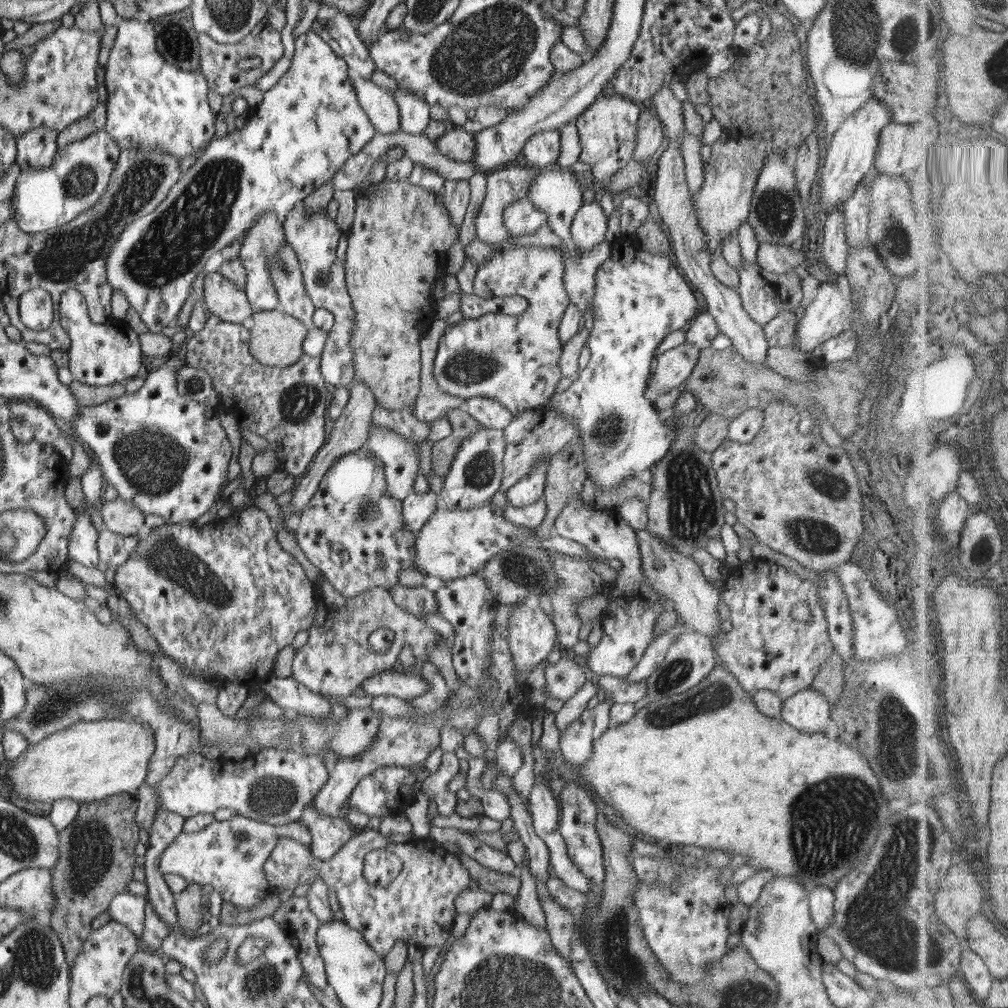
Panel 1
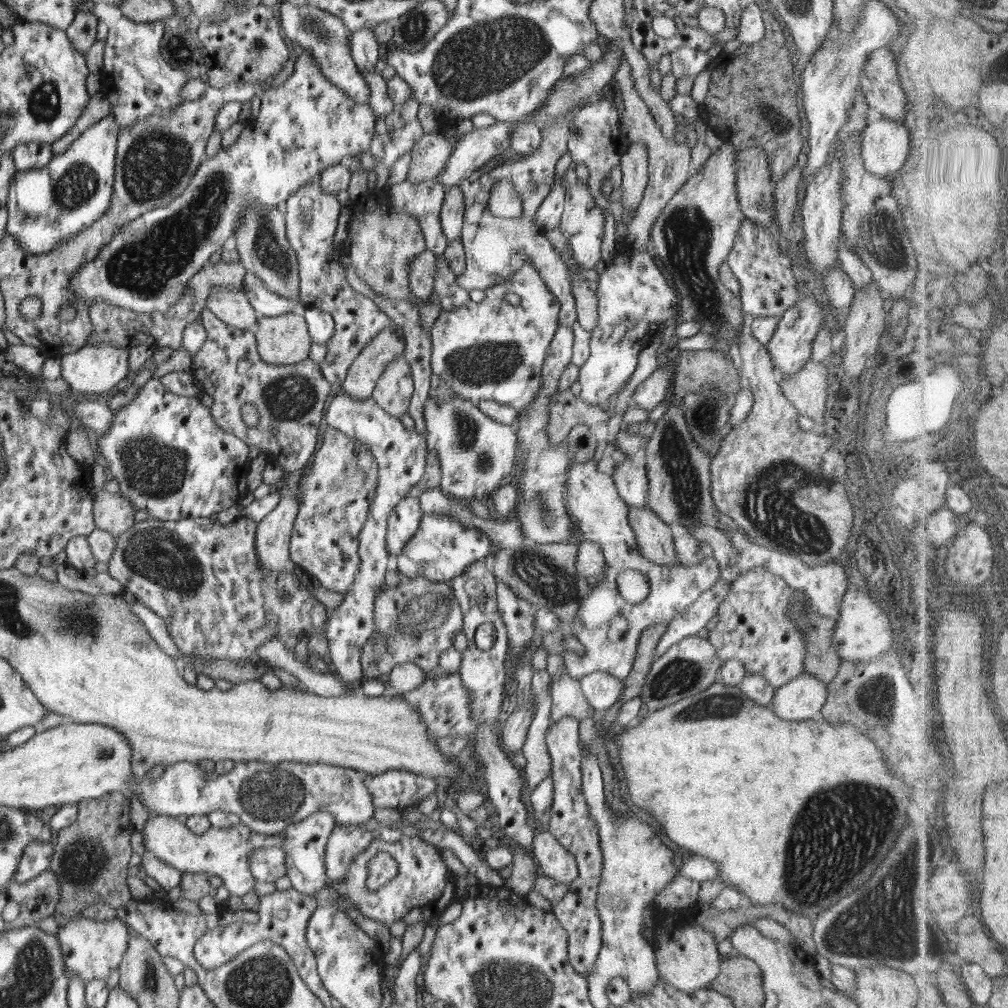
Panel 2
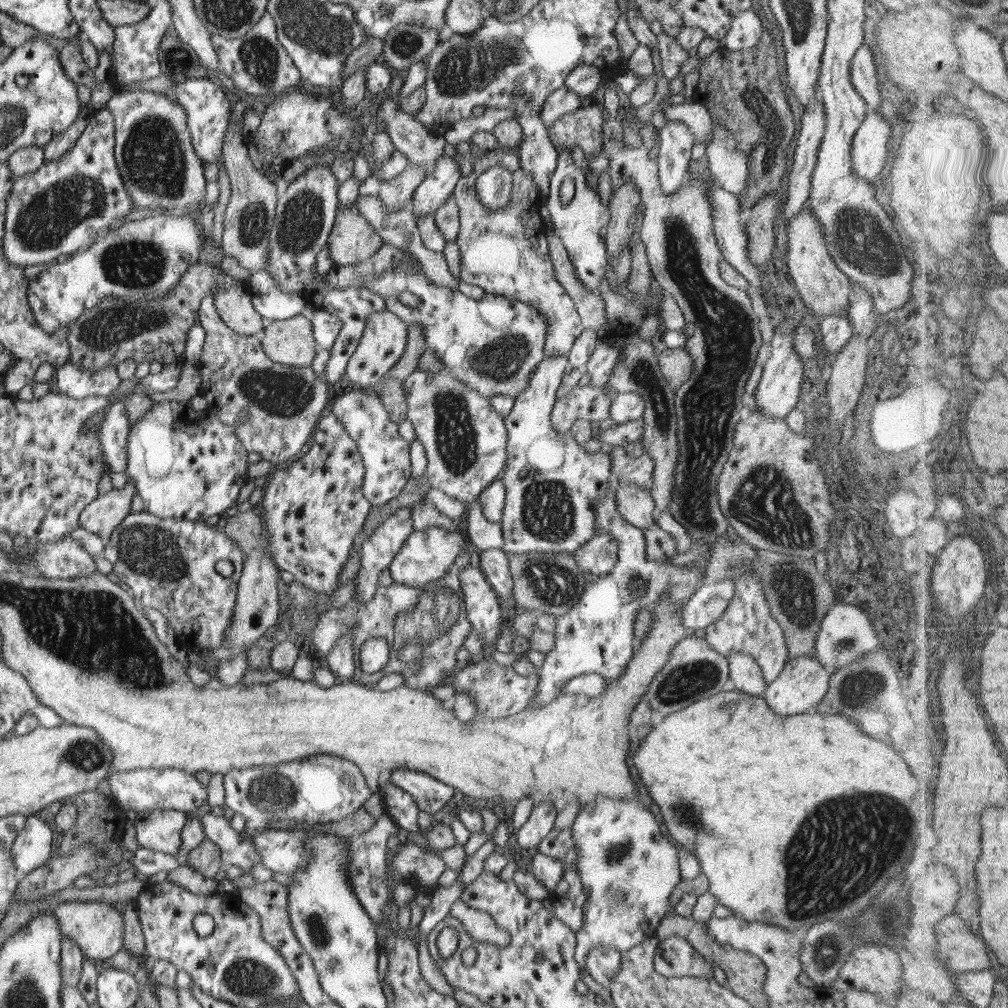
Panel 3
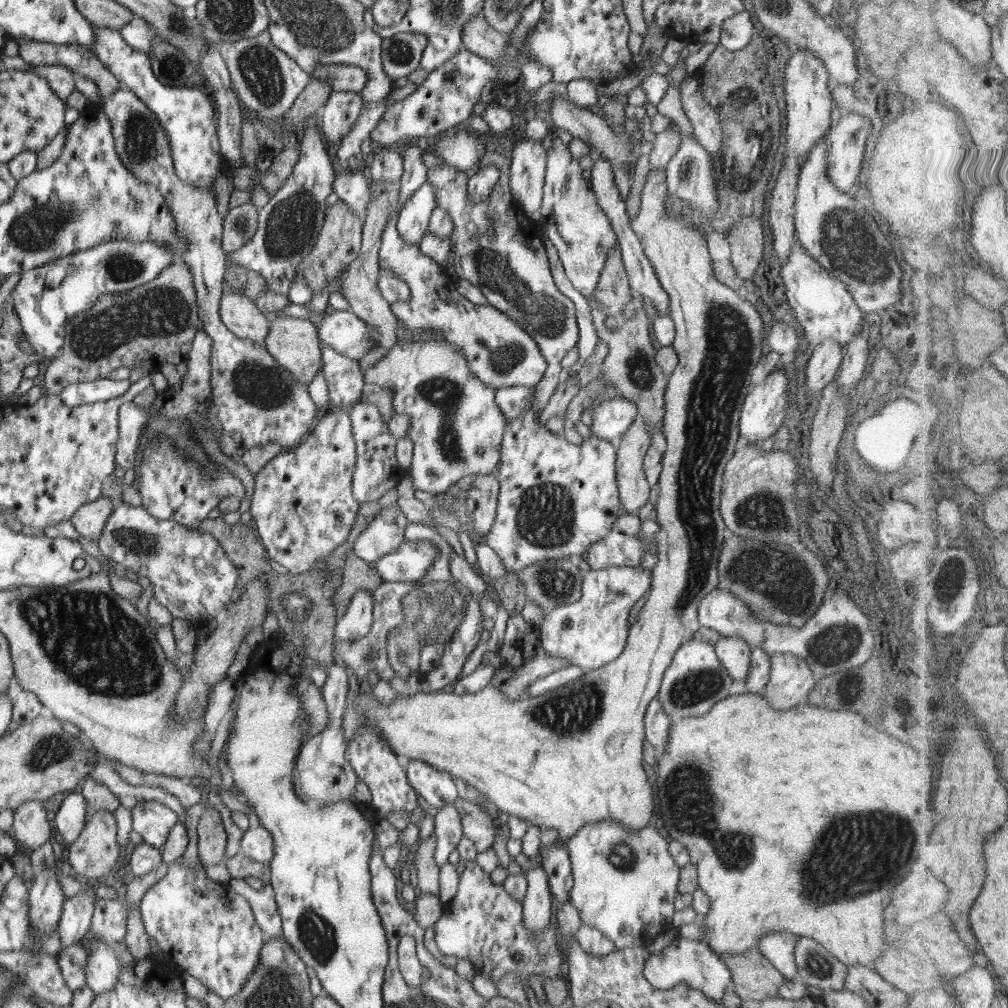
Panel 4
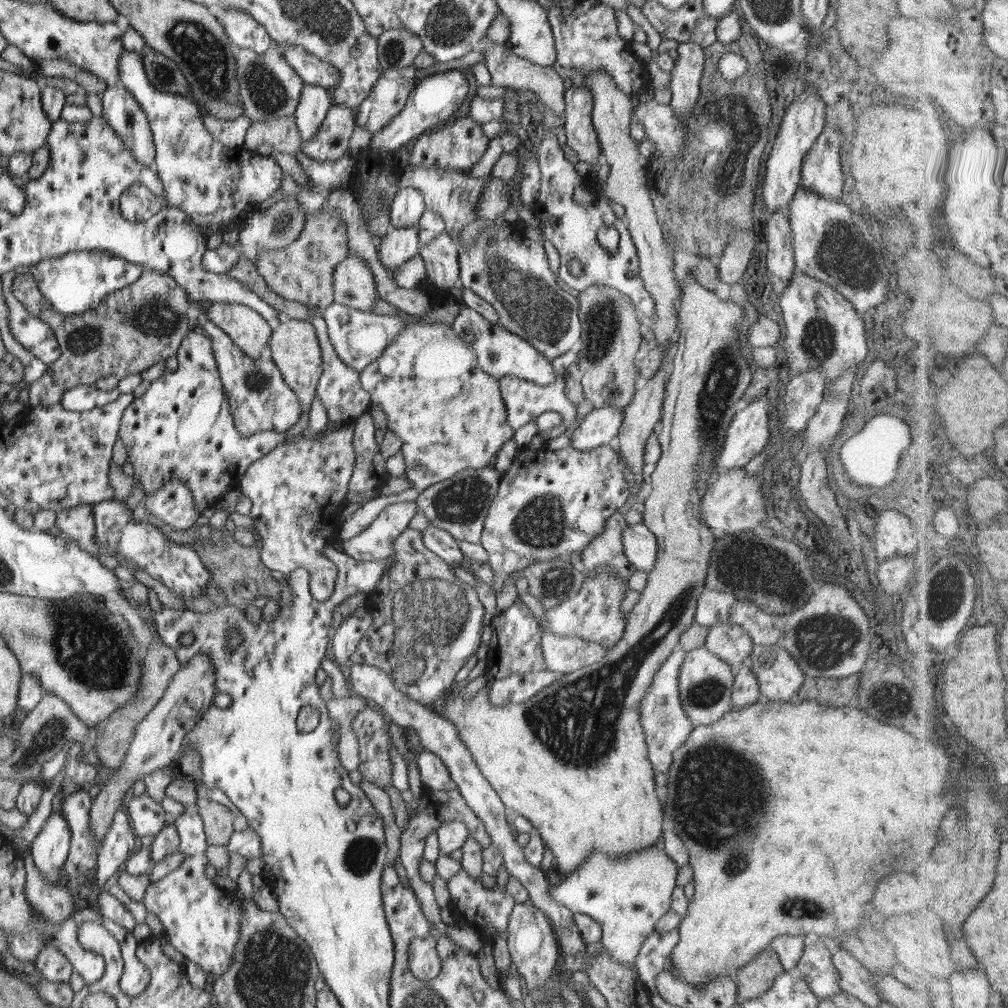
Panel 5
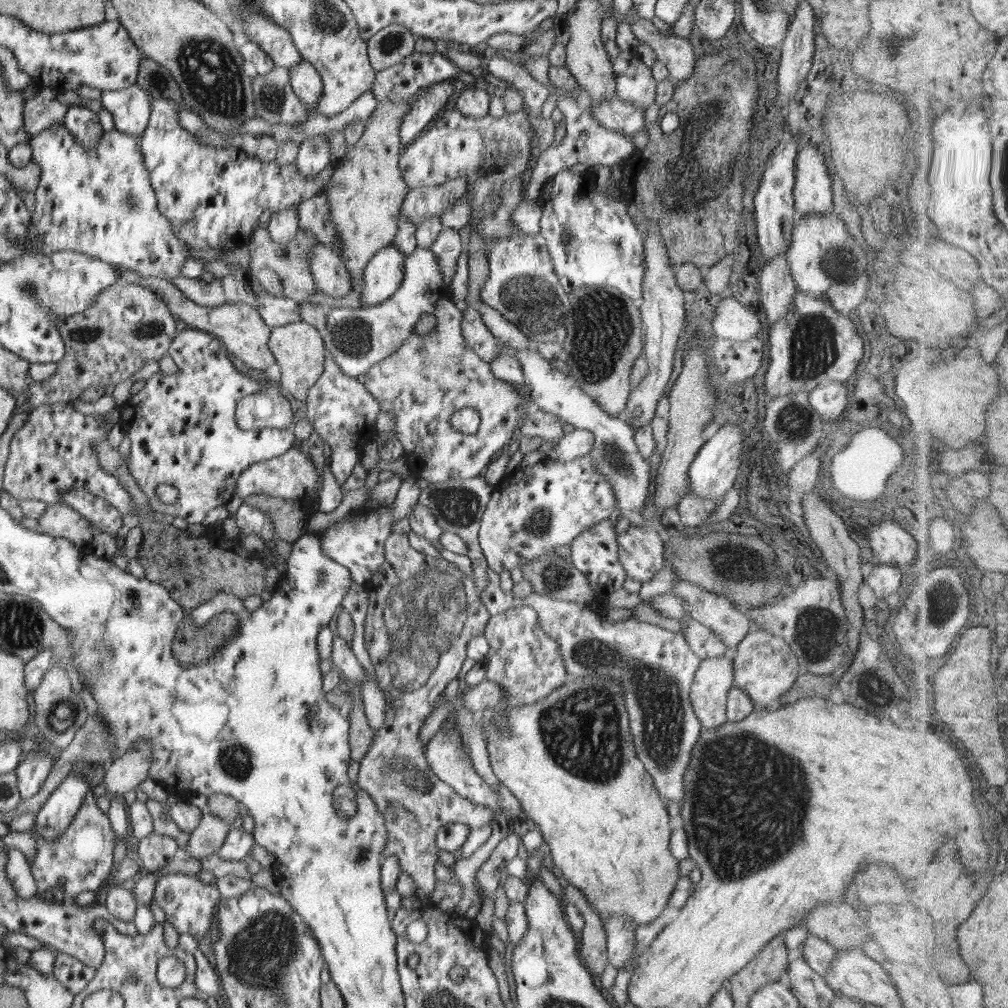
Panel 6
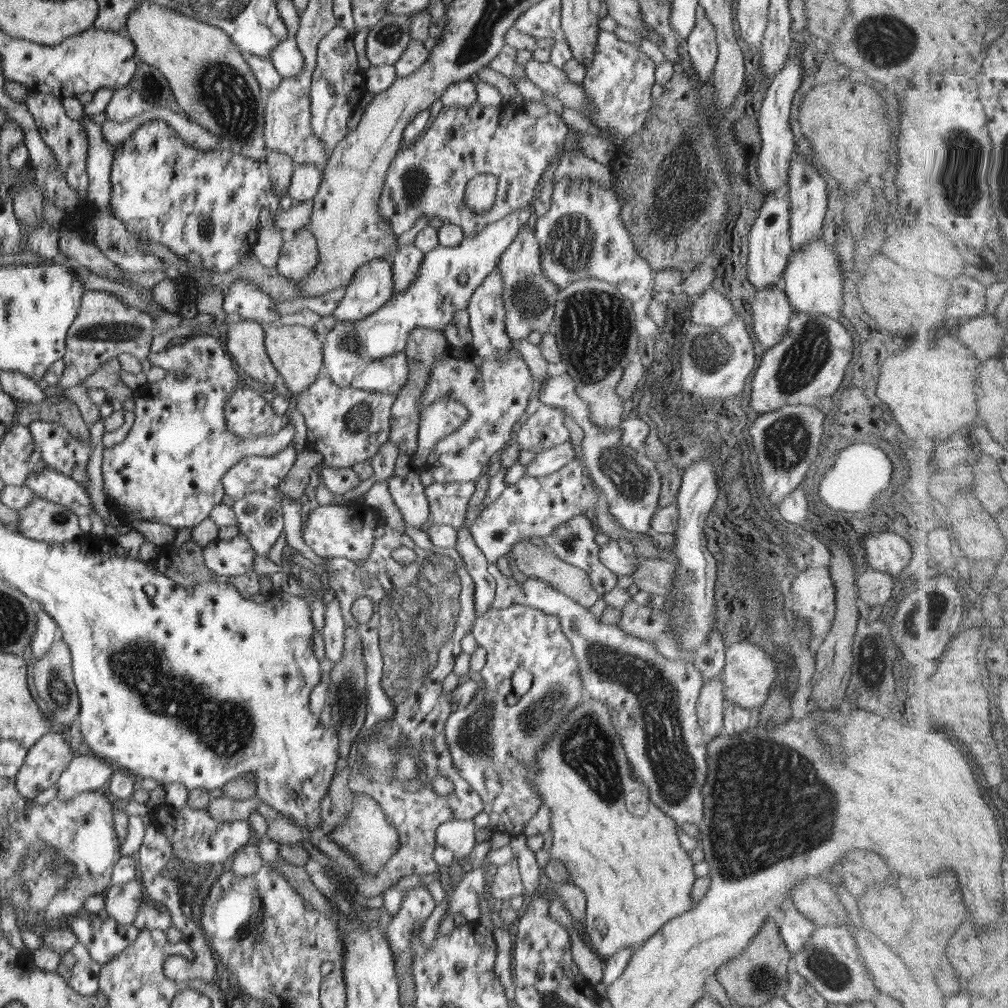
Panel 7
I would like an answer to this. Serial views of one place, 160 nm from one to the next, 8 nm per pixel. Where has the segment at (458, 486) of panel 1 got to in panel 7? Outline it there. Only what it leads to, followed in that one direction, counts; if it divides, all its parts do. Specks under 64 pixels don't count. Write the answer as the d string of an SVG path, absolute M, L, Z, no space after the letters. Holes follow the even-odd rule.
M511 344L509 354L507 356L503 356L503 358L484 358L481 357L474 348L467 347L467 348L456 348L452 346L448 346L444 352L440 353L436 358L435 361L432 363L431 369L429 370L429 377L427 380L427 383L425 384L424 390L422 391L422 394L419 398L419 412L421 412L433 402L436 402L439 400L439 398L443 398L444 396L448 396L450 399L454 401L458 401L459 403L462 403L468 410L469 410L469 417L467 418L467 421L454 432L451 432L450 434L446 435L443 439L440 439L436 446L434 447L434 450L429 454L429 457L427 458L426 462L426 469L430 470L430 474L432 474L434 480L436 482L468 482L468 481L477 481L481 478L482 474L486 472L484 469L484 466L487 466L488 460L496 454L496 452L499 452L499 450L504 449L509 443L508 441L511 439L510 436L512 436L512 428L514 428L514 424L524 416L524 412L526 410L526 407L528 406L528 401L530 400L532 396L532 392L534 392L534 386L535 386L535 380L533 379L532 373L530 372L529 365L526 364L525 360L522 360L522 357L519 355L519 352L515 349L515 346ZM405 352L368 362L363 371L351 382L360 390L384 394L398 394L407 383L410 374Z

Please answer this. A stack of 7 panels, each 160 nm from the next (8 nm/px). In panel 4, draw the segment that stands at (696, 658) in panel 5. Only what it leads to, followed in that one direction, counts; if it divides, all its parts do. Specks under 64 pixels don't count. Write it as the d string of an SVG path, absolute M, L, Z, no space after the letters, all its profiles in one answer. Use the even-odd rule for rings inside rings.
M699 637L687 640L673 656L663 676L657 699L672 721L707 713L730 692L732 678L715 654L715 646Z

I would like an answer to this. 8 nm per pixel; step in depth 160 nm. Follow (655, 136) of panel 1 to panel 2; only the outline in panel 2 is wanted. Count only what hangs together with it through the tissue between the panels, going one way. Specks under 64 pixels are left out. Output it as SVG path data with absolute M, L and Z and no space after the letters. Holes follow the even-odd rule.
M628 142L621 155L622 204L624 208L637 208L648 183L648 149L641 142Z

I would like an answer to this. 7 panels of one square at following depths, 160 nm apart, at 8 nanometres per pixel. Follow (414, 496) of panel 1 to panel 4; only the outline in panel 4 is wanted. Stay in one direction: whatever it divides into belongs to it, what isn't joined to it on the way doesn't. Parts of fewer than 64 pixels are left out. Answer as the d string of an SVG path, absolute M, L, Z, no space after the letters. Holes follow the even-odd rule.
M398 504L382 509L358 536L353 552L362 561L369 563L394 553L405 541L408 524ZM365 591L355 594L347 611L337 618L334 640L350 642L366 636L373 623L373 606L370 594Z

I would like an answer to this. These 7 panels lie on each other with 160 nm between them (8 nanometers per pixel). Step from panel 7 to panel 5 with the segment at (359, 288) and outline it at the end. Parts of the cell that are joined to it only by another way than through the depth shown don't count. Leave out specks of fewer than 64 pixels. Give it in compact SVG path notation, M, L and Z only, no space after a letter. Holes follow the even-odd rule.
M417 226L406 228L391 228L387 235L378 243L377 250L382 264L393 272L419 254L421 242Z

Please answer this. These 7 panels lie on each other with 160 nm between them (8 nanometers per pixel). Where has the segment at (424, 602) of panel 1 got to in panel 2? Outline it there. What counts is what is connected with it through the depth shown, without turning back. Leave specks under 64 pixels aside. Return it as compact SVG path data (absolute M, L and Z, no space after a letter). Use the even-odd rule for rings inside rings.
M415 579L415 580L402 580L398 585L392 585L390 588L383 588L381 592L376 596L376 602L374 607L374 622L375 622L375 630L371 635L371 638L367 640L367 643L362 648L362 655L360 658L360 662L363 670L363 681L371 678L379 678L382 674L388 674L396 665L405 664L408 662L412 662L413 664L418 665L420 669L424 672L429 672L431 670L438 670L438 663L441 653L444 653L448 648L452 648L458 646L454 644L454 640L456 640L456 635L462 634L463 627L463 616L462 611L460 610L460 605L456 603L453 597L454 593L452 593L452 585L450 582L431 582L423 579Z

